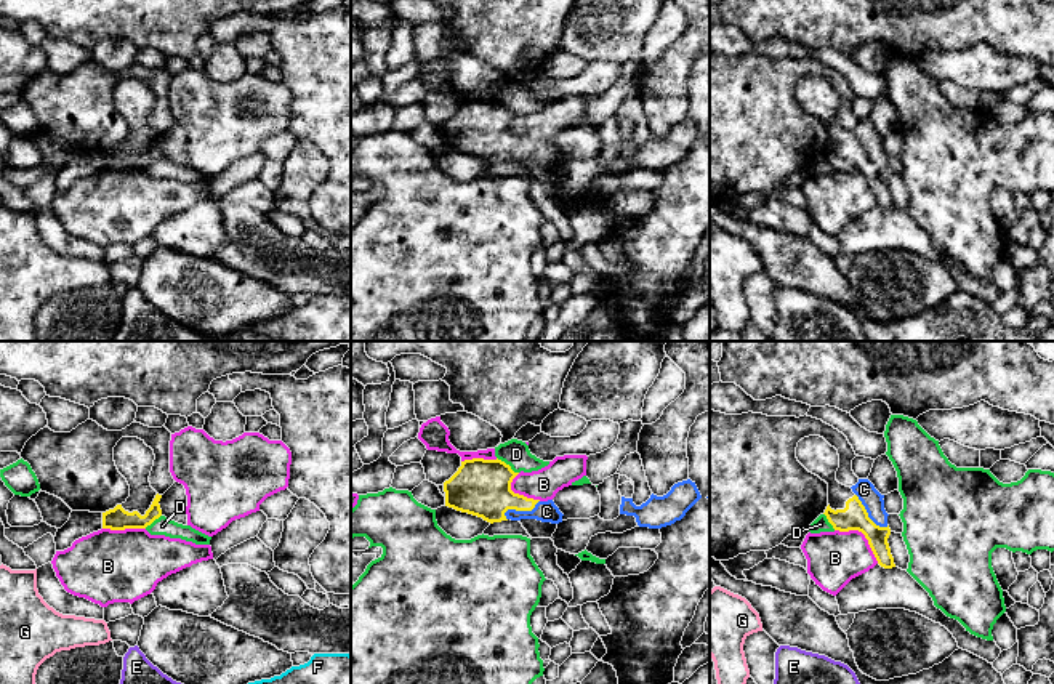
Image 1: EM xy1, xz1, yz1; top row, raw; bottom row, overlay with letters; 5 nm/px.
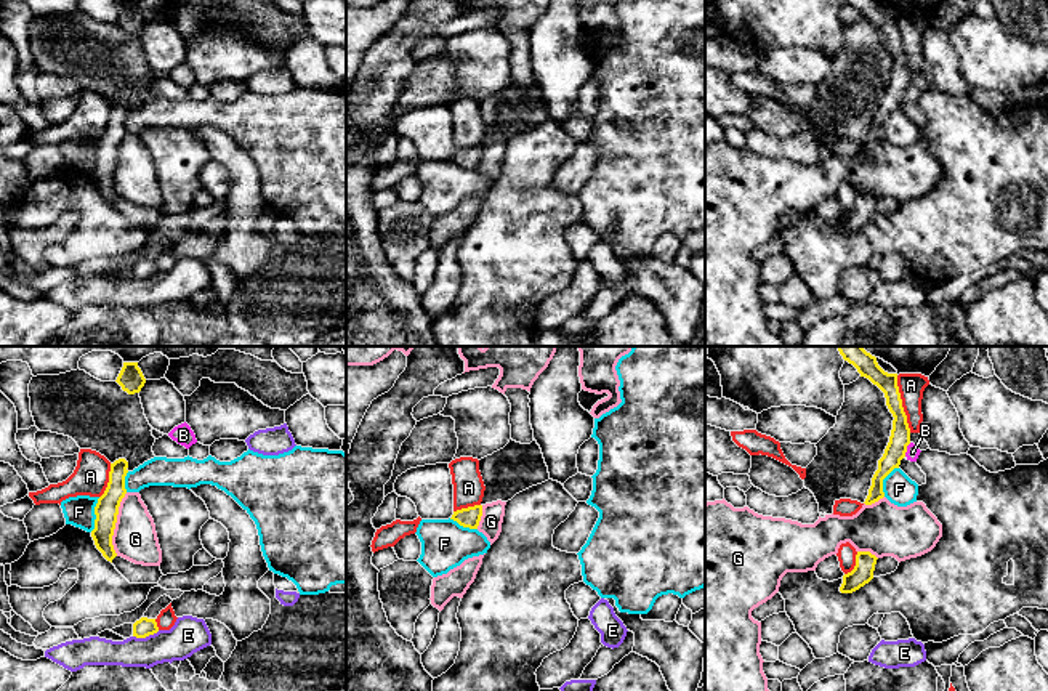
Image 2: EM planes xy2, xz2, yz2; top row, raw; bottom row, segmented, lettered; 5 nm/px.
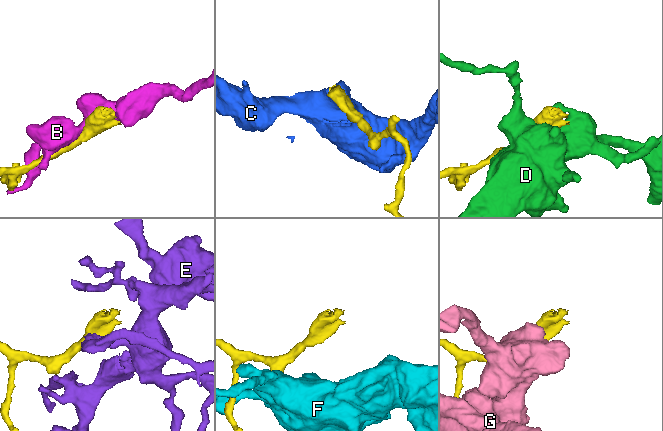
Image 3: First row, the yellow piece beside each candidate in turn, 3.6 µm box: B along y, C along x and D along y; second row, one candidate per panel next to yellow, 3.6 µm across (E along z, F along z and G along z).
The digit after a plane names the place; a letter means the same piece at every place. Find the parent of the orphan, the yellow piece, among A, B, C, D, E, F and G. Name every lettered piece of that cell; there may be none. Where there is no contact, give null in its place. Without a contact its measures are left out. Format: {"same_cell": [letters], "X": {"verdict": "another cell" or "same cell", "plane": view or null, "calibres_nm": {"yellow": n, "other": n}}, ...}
{"same_cell": ["C"], "A": {"verdict": "another cell", "plane": "yz2", "calibres_nm": {"yellow": 100, "other": 130}}, "B": {"verdict": "another cell", "plane": "yz1", "calibres_nm": {"yellow": 140, "other": 280}}, "C": {"verdict": "same cell", "plane": "xz1", "calibres_nm": {"yellow": 280, "other": 110}}, "D": {"verdict": "another cell", "plane": "xz1", "calibres_nm": {"yellow": 280, "other": 140}}, "E": {"verdict": "another cell", "plane": "xy2", "calibres_nm": {"yellow": 90, "other": 180}}, "F": {"verdict": "another cell", "plane": "xy2", "calibres_nm": {"yellow": 120, "other": 150}}, "G": {"verdict": "another cell", "plane": "xy2", "calibres_nm": {"yellow": 120, "other": 220}}}

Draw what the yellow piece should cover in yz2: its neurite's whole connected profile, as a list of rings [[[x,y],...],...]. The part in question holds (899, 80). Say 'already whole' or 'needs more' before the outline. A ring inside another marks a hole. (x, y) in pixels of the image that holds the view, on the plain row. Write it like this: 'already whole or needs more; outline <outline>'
already whole; outline [[[844,0],[853,5],[861,18],[869,19],[877,26],[886,38],[886,46],[893,55],[893,71],[889,83],[885,90],[883,98],[878,101],[878,111],[872,119],[872,127],[865,139],[865,146],[872,146],[885,138],[883,120],[894,111],[899,109],[901,101],[905,98],[907,87],[910,85],[910,69],[907,56],[902,48],[902,40],[897,27],[897,14],[885,13],[877,0]]]

